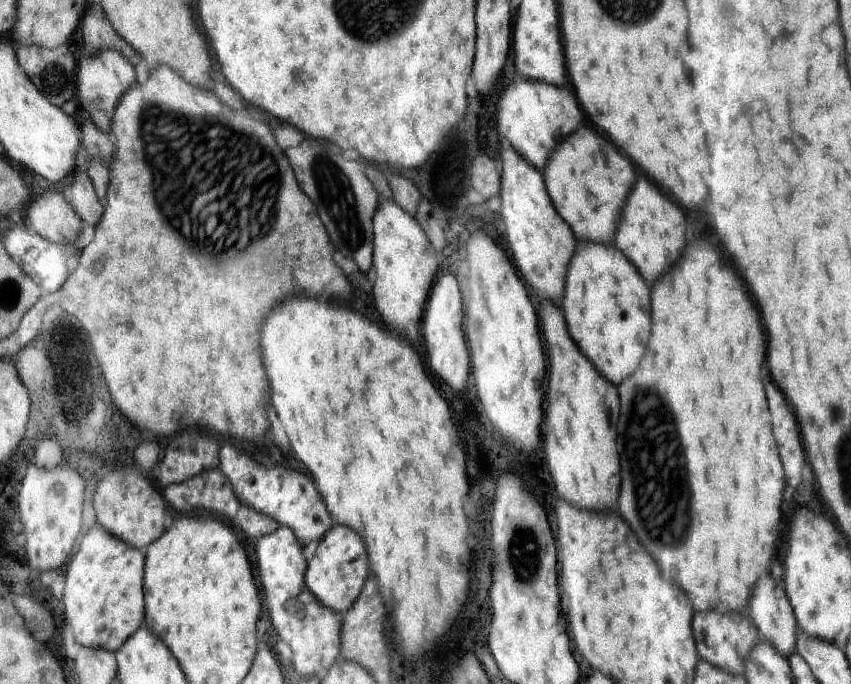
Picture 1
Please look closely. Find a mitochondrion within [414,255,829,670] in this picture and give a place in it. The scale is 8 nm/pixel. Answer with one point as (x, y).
(651, 439)

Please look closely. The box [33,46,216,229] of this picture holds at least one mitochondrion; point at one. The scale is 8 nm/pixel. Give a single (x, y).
(52, 78)

